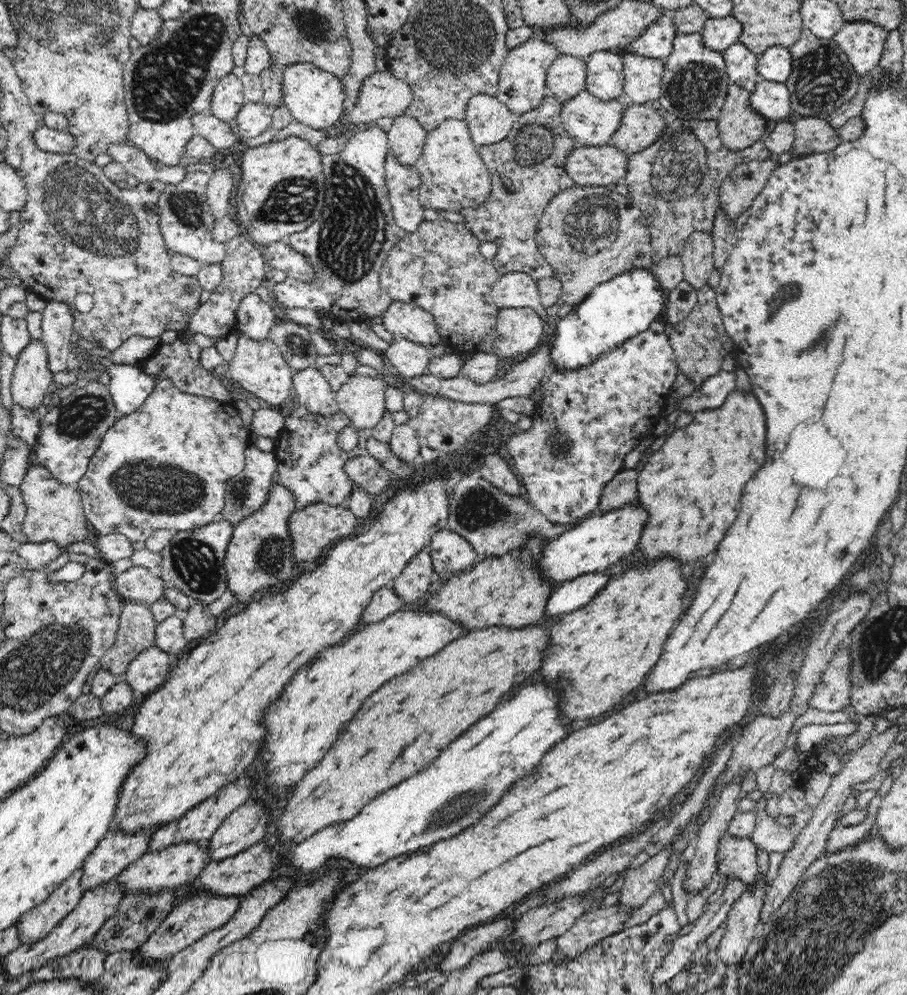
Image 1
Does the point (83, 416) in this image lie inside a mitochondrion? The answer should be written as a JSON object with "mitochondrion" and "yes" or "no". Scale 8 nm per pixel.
{"mitochondrion":"yes"}

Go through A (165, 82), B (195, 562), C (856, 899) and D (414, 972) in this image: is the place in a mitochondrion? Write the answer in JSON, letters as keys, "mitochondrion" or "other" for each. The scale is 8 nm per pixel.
{"A":"mitochondrion","B":"mitochondrion","C":"mitochondrion","D":"other"}

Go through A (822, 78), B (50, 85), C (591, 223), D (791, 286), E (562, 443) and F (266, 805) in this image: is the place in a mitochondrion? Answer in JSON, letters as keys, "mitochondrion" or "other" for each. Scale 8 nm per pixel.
{"A":"mitochondrion","B":"other","C":"mitochondrion","D":"mitochondrion","E":"mitochondrion","F":"other"}

